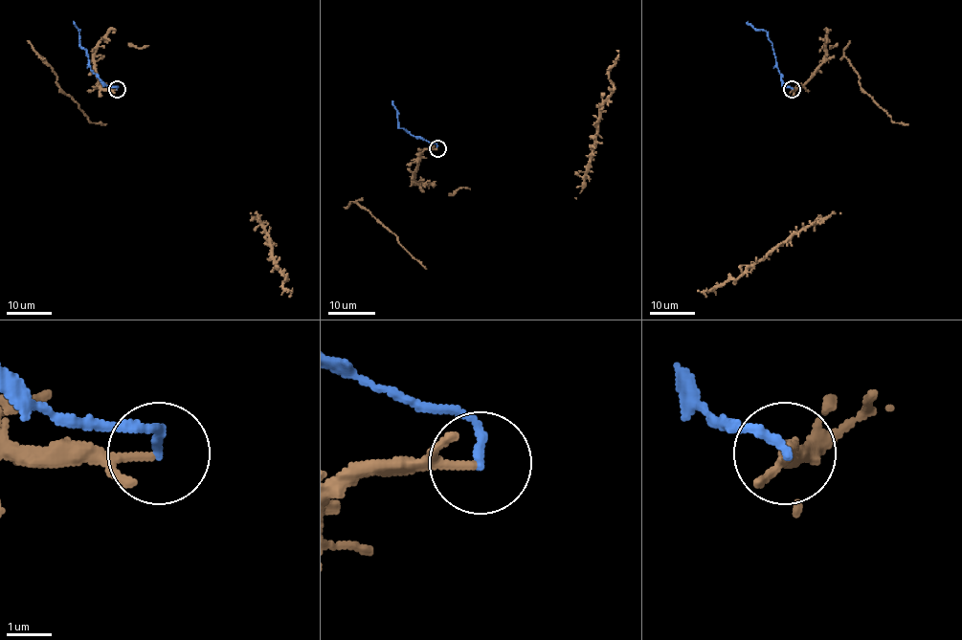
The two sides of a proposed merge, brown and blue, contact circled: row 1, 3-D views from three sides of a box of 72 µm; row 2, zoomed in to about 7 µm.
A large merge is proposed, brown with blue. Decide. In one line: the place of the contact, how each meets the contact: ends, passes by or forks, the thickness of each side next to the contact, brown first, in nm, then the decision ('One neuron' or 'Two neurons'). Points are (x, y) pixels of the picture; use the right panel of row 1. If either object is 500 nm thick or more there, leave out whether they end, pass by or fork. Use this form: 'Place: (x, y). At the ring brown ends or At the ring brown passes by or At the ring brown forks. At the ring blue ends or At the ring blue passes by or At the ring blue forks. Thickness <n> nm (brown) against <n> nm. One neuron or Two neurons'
Place: (792, 89). At the ring brown passes by. At the ring blue ends. Thickness 130 nm (brown) against 220 nm. Two neurons

